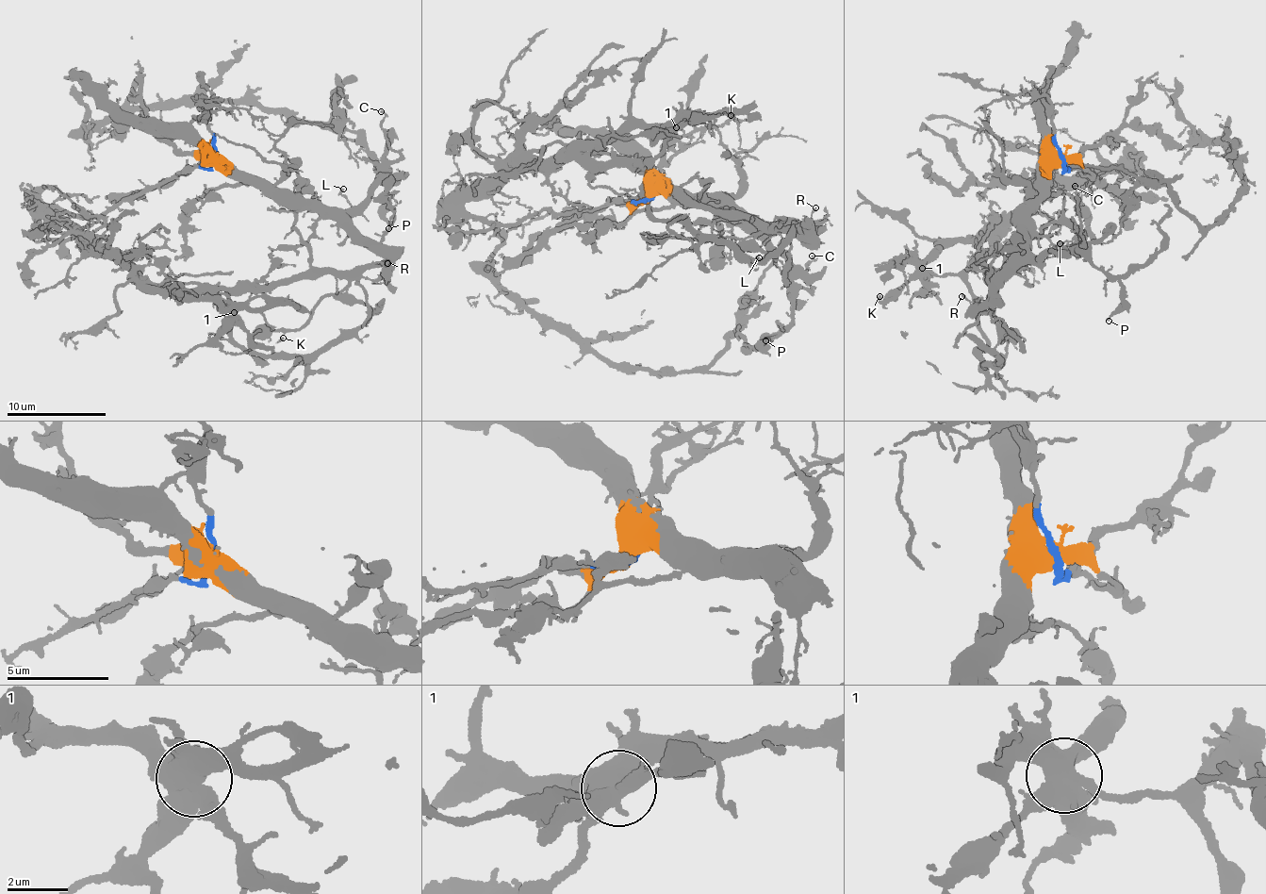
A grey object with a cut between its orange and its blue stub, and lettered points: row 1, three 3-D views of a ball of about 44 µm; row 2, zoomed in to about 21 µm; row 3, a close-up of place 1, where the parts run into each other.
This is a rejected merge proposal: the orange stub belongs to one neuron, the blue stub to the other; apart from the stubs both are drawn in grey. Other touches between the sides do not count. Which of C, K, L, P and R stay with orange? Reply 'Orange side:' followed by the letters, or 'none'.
Orange side: C, L, P, R

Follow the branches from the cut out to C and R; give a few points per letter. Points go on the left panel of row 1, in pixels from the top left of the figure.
C: (214, 154), (232, 169), (344, 209), (357, 206), (369, 194), (377, 180), (399, 157), (388, 144), (381, 110)
R: (214, 154), (232, 169), (315, 200), (380, 246), (387, 263), (385, 267), (386, 262)

